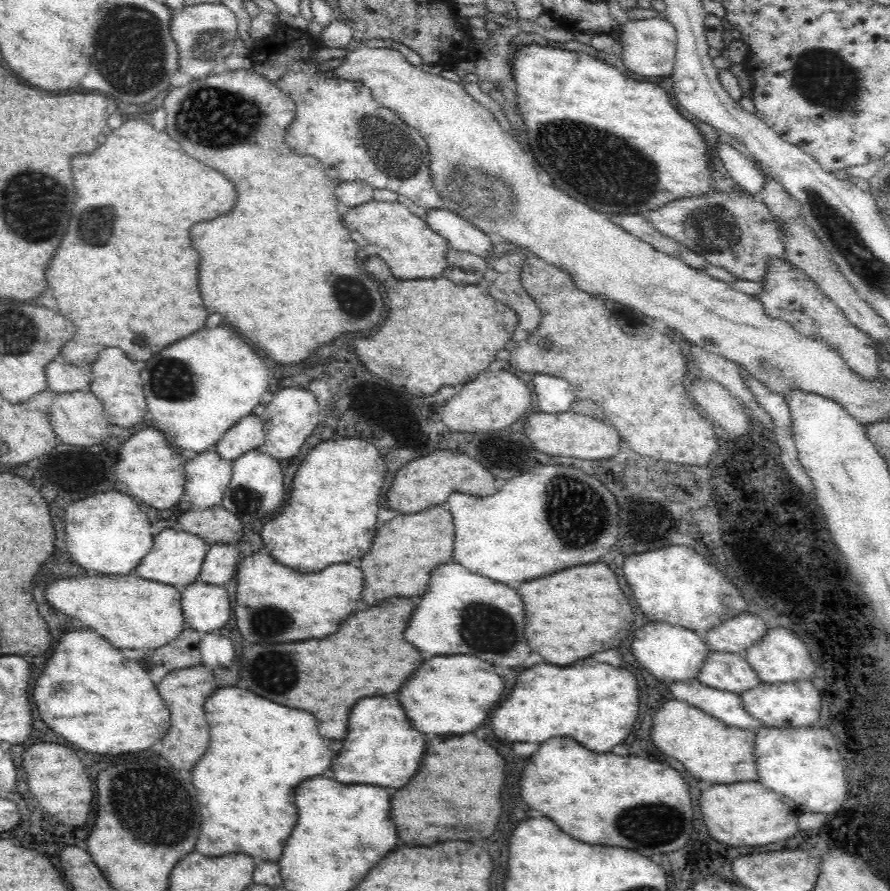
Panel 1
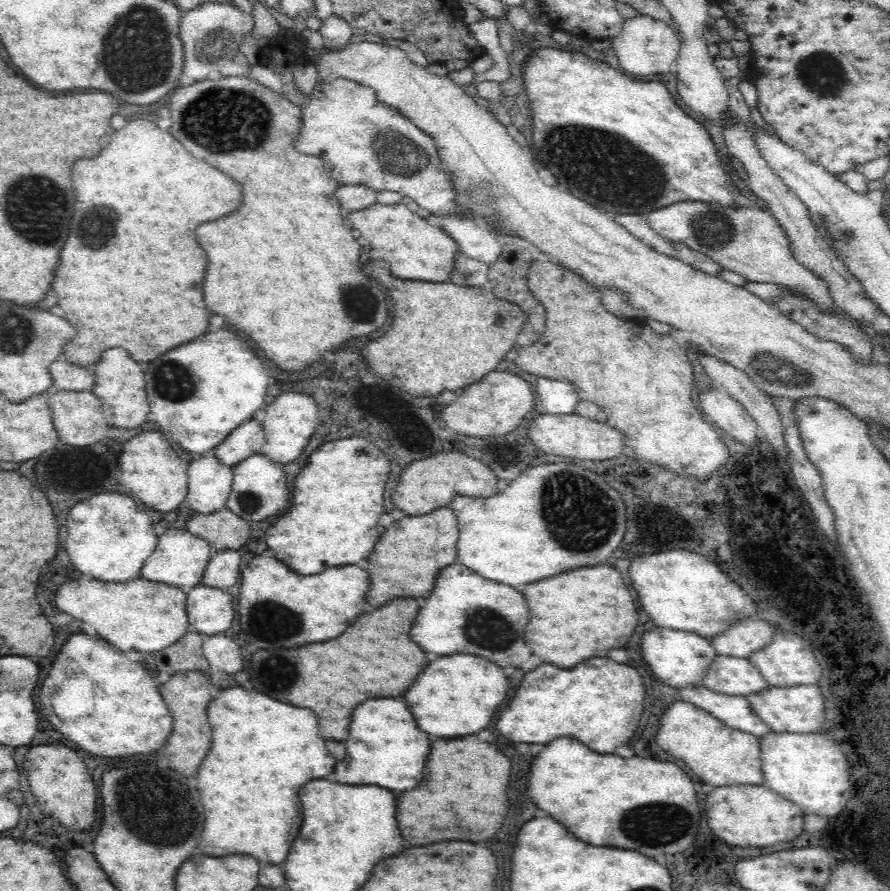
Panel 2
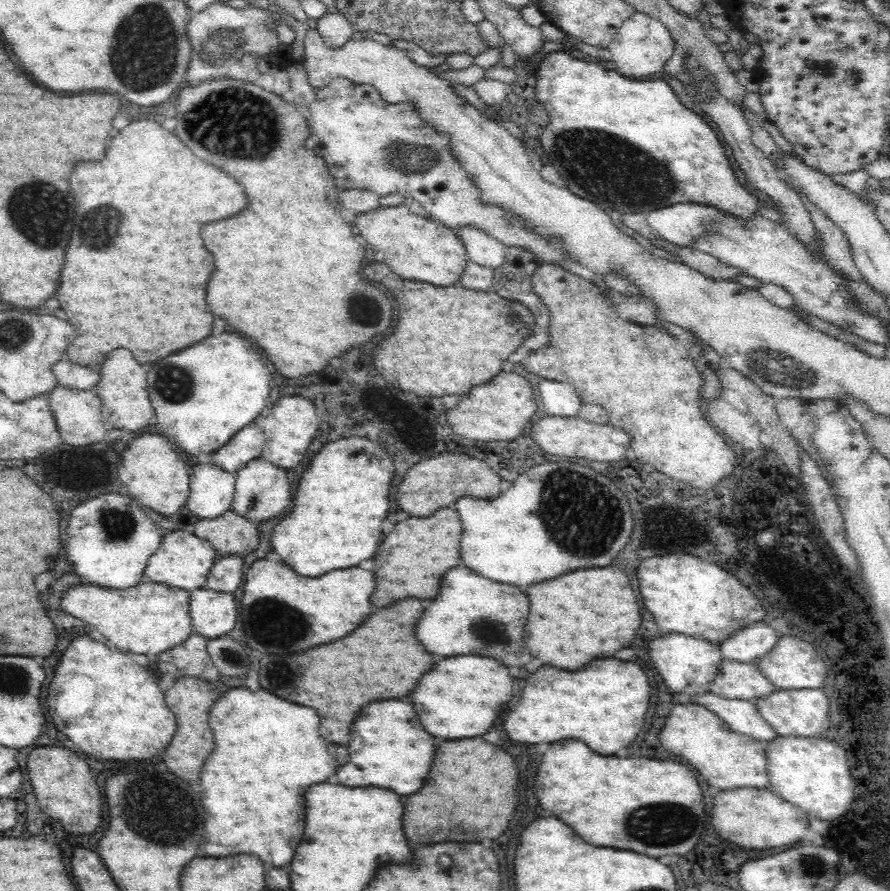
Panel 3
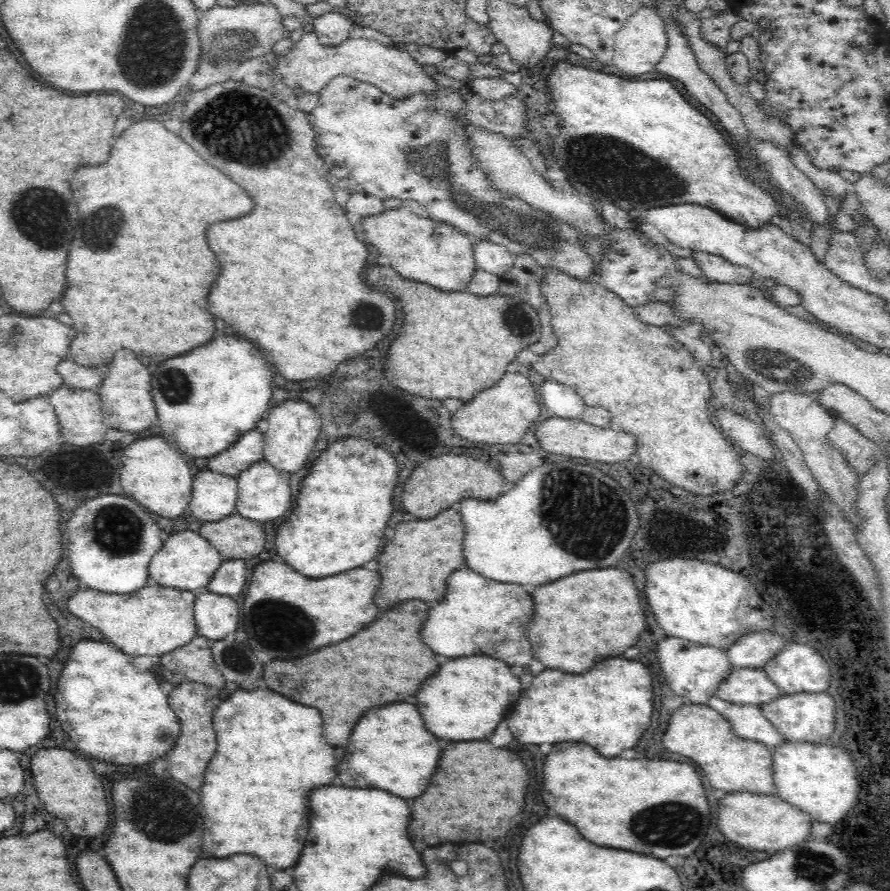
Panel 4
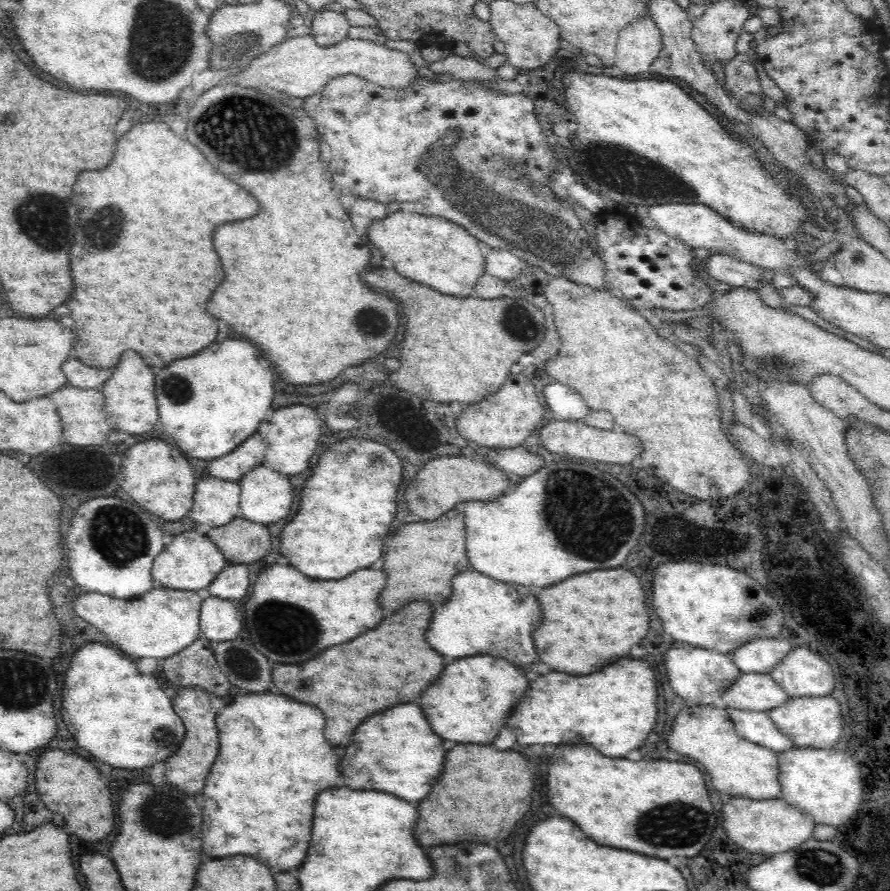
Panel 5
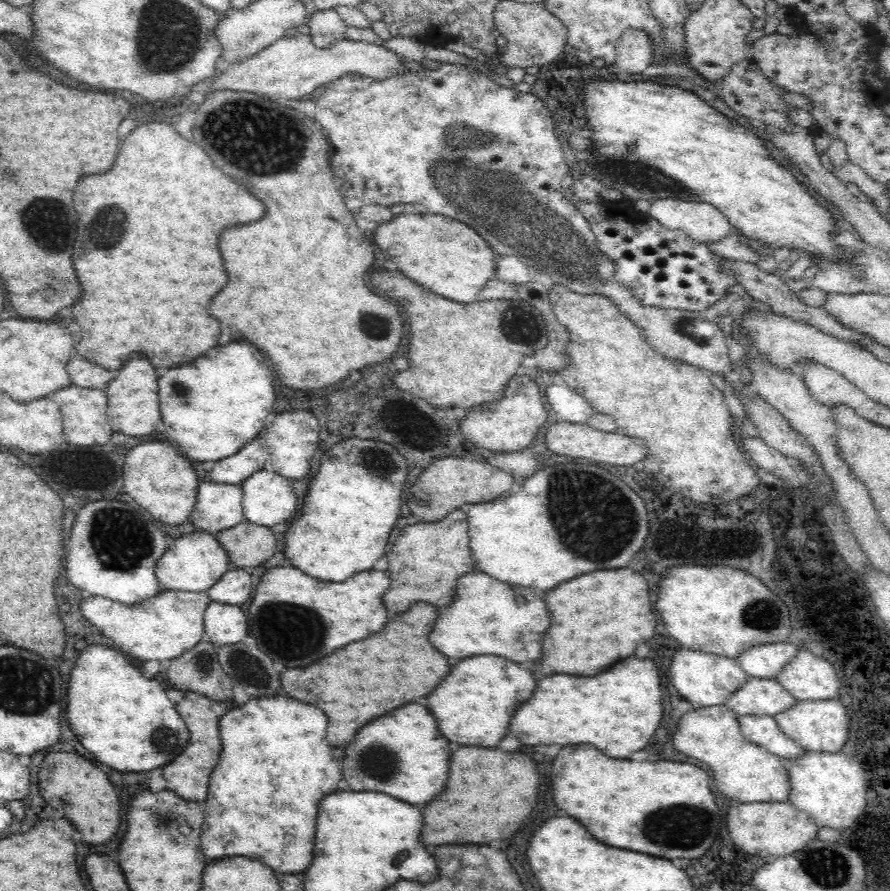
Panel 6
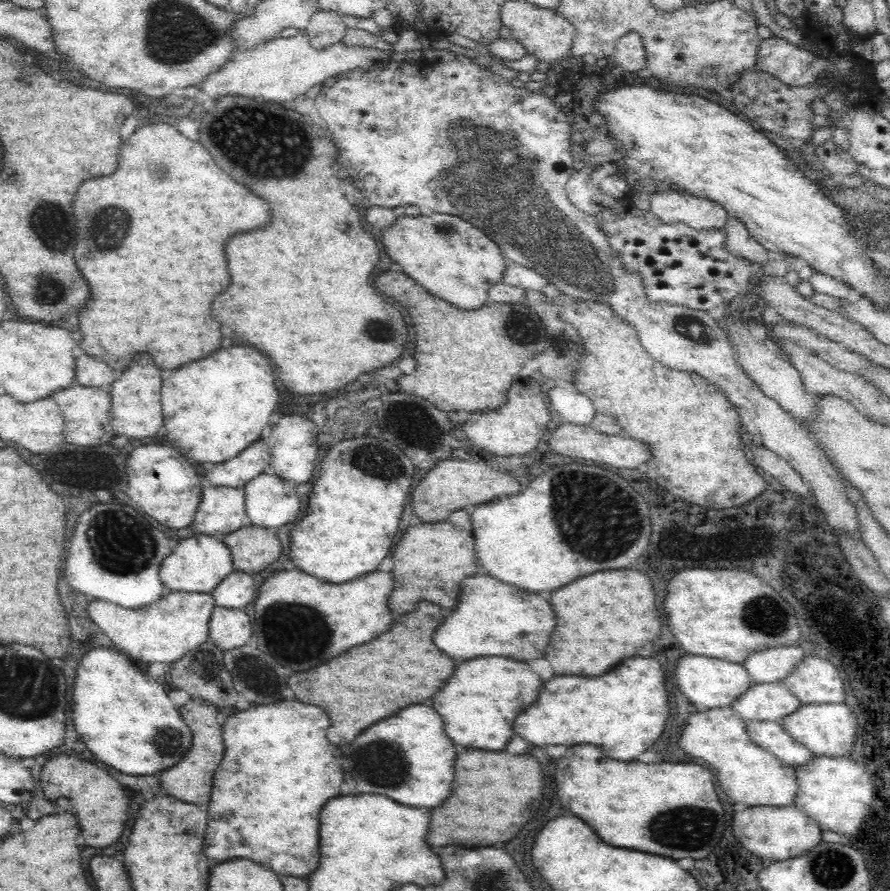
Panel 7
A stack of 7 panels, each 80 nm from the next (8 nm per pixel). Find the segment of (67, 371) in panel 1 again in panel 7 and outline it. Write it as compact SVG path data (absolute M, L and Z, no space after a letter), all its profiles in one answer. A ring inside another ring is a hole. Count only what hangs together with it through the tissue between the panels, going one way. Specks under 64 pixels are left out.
M82 354L76 358L76 382L78 385L108 389L116 380L112 370L104 360Z

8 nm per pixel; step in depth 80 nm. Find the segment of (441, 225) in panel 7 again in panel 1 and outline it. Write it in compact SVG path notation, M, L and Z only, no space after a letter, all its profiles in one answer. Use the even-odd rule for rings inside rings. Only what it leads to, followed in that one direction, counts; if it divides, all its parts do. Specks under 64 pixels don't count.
M374 199L356 208L344 209L341 216L344 226L350 231L359 231L366 243L374 244L376 255L391 268L393 275L400 280L436 280L444 277L444 268L448 266L447 255L451 250L450 243L438 231L430 227L427 221L412 213L408 207L399 201L378 202Z

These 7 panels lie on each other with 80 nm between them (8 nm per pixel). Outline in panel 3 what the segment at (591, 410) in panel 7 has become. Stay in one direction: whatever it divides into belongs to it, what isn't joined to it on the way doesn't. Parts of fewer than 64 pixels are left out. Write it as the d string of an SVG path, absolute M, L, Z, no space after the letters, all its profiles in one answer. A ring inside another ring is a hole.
M539 378L535 390L540 392L546 415L576 417L579 414L583 402L569 384Z

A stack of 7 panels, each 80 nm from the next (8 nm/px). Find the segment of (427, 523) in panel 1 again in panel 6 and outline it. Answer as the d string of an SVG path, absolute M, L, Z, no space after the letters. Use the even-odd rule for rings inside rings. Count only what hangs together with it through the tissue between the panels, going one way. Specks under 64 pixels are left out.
M461 509L453 510L436 522L406 526L388 552L392 586L384 594L386 608L392 612L406 612L420 600L436 606L450 606L454 602L458 578L476 570L468 544L468 517Z

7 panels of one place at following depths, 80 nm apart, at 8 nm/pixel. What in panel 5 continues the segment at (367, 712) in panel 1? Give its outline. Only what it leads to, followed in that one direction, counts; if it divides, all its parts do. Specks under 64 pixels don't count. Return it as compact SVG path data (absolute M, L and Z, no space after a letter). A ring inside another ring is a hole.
M400 704L368 718L364 724L360 724L360 728L356 728L344 758L352 762L342 762L342 774L346 778L344 782L352 790L378 790L406 802L420 802L432 792L434 780L442 776L446 758L442 744L444 740L432 732L420 706Z

